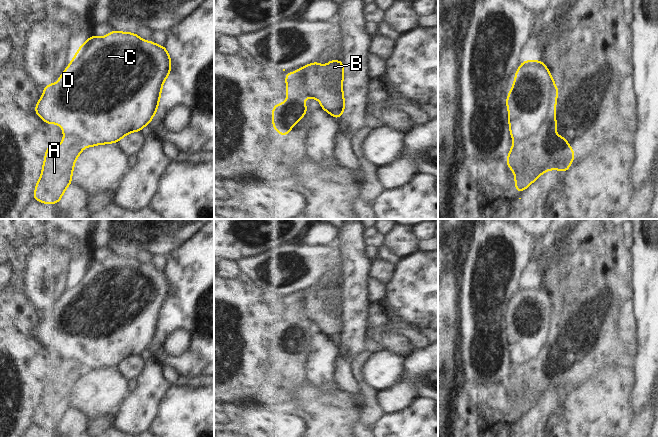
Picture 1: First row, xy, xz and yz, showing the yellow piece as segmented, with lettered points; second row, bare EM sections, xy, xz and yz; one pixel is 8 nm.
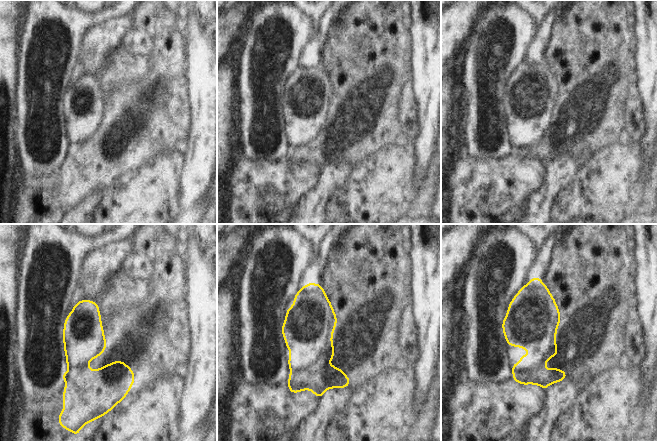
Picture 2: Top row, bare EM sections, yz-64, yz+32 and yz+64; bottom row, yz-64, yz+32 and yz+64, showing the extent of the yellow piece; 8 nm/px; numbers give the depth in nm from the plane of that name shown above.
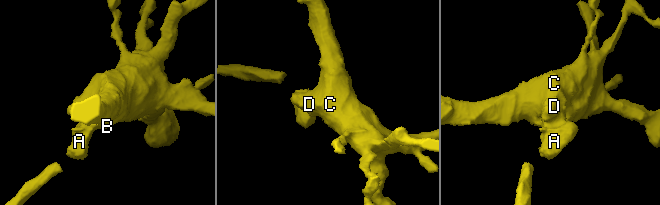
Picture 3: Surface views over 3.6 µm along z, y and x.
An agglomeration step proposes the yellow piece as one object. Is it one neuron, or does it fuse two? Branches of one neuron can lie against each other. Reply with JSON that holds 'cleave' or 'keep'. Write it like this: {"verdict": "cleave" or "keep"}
{"verdict": "cleave"}

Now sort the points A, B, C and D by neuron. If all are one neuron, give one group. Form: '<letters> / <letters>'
A / B C D

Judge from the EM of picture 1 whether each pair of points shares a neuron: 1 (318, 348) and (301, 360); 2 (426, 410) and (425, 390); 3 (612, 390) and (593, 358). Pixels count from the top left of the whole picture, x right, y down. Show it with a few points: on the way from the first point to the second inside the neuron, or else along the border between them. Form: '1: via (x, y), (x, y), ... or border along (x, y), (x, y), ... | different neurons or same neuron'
1: border along (305, 338), (305, 344), (310, 350), (307, 377) | different neurons
2: border along (420, 396), (427, 397) | different neurons
3: border along (604, 359), (593, 372), (577, 377) | different neurons

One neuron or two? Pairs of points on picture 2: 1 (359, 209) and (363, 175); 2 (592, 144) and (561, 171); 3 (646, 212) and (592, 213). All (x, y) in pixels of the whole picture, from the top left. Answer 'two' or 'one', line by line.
1: one
2: two
3: two

